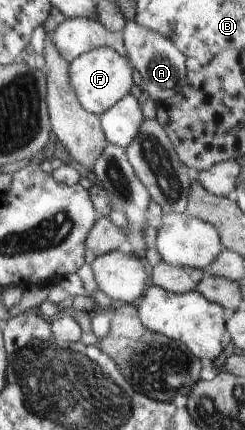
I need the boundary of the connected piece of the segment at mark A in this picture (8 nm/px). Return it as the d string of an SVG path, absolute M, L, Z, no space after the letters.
M126 21L121 32L124 39L126 57L129 63L137 69L137 76L140 79L144 97L151 98L156 103L166 101L173 94L181 91L181 87L186 83L187 68L185 67L186 56L167 35L161 35L153 29L141 27L137 21Z

